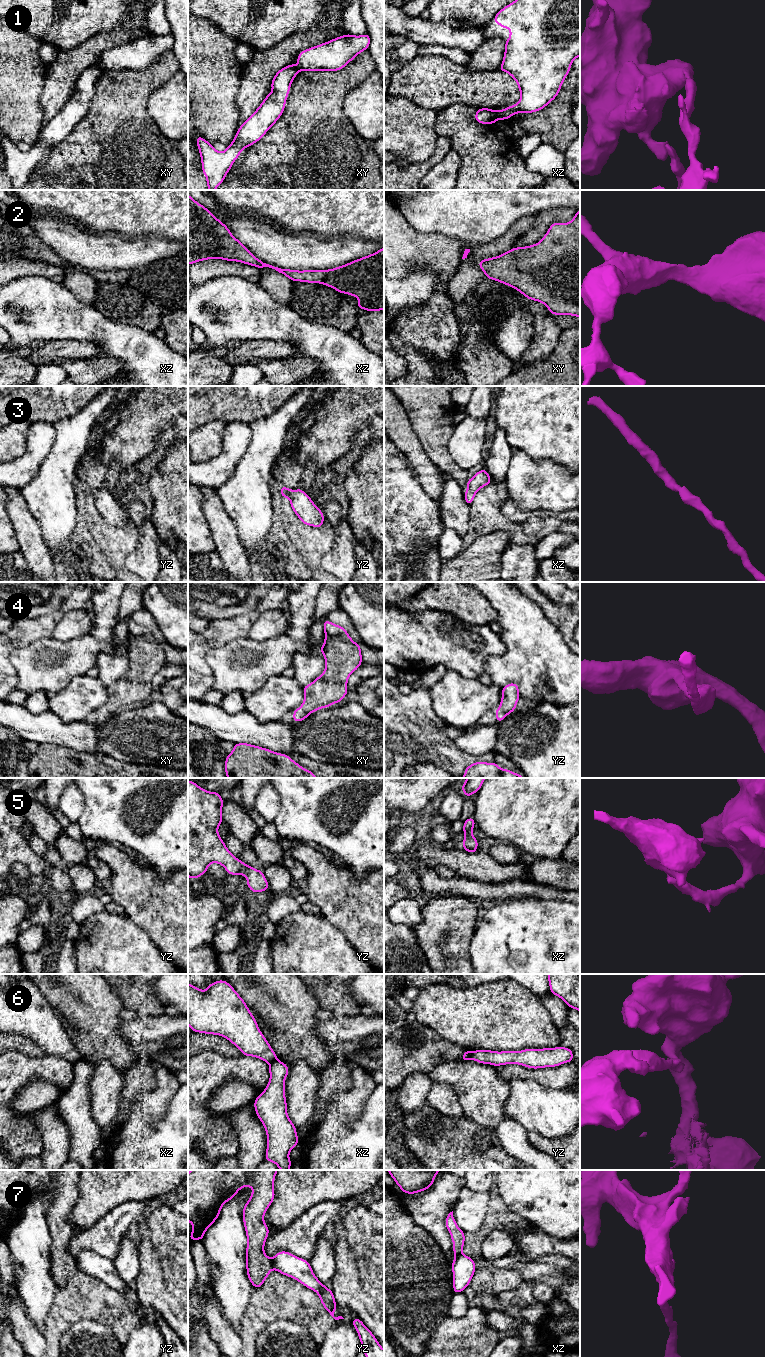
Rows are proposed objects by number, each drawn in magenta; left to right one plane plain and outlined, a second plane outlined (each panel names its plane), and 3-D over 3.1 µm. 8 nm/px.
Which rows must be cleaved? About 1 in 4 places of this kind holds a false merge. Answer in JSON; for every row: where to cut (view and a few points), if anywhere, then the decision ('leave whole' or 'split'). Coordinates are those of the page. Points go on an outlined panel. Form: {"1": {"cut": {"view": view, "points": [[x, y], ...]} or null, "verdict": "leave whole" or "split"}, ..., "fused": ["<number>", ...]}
{"1": {"cut": {"view": "xz", "points": [[494, 111], [498, 118]]}, "verdict": "split"}, "2": {"cut": null, "verdict": "leave whole"}, "3": {"cut": null, "verdict": "leave whole"}, "4": {"cut": null, "verdict": "leave whole"}, "5": {"cut": null, "verdict": "leave whole"}, "6": {"cut": {"view": "yz", "points": [[472, 1051], [470, 1058]]}, "verdict": "split"}, "7": {"cut": {"view": "yz", "points": [[270, 1259], [273, 1268]]}, "verdict": "split"}, "fused": ["1", "6", "7"]}

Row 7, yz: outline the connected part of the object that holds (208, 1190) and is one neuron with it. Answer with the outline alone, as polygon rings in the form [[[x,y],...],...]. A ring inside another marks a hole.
[[[191,1170],[188,1173],[188,1222],[193,1224],[193,1230],[189,1236],[190,1241],[203,1240],[207,1229],[219,1217],[222,1206],[227,1201],[233,1199],[237,1192],[244,1186],[252,1188],[253,1192],[248,1202],[243,1206],[243,1224],[248,1239],[246,1247],[247,1276],[254,1288],[261,1288],[273,1269],[271,1259],[264,1252],[265,1242],[269,1235],[269,1228],[263,1217],[275,1198],[274,1179],[277,1172],[278,1170]]]

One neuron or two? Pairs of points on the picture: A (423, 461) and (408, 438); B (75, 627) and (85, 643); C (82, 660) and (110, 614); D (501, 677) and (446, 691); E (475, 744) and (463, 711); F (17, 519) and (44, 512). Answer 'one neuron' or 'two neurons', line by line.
A: one neuron
B: two neurons
C: two neurons
D: two neurons
E: two neurons
F: two neurons

